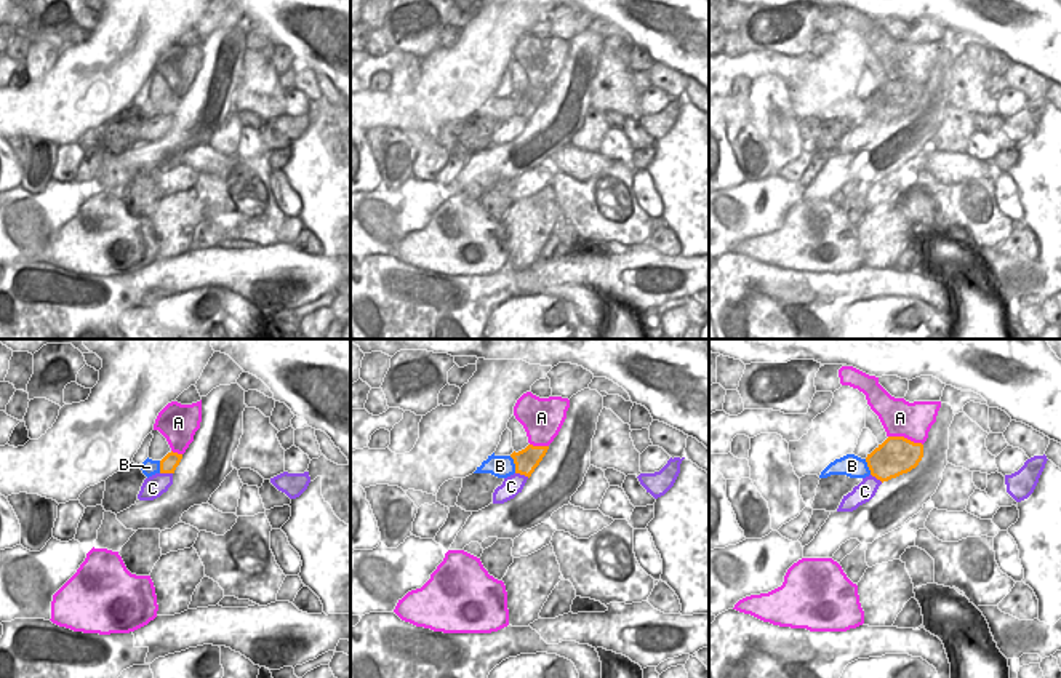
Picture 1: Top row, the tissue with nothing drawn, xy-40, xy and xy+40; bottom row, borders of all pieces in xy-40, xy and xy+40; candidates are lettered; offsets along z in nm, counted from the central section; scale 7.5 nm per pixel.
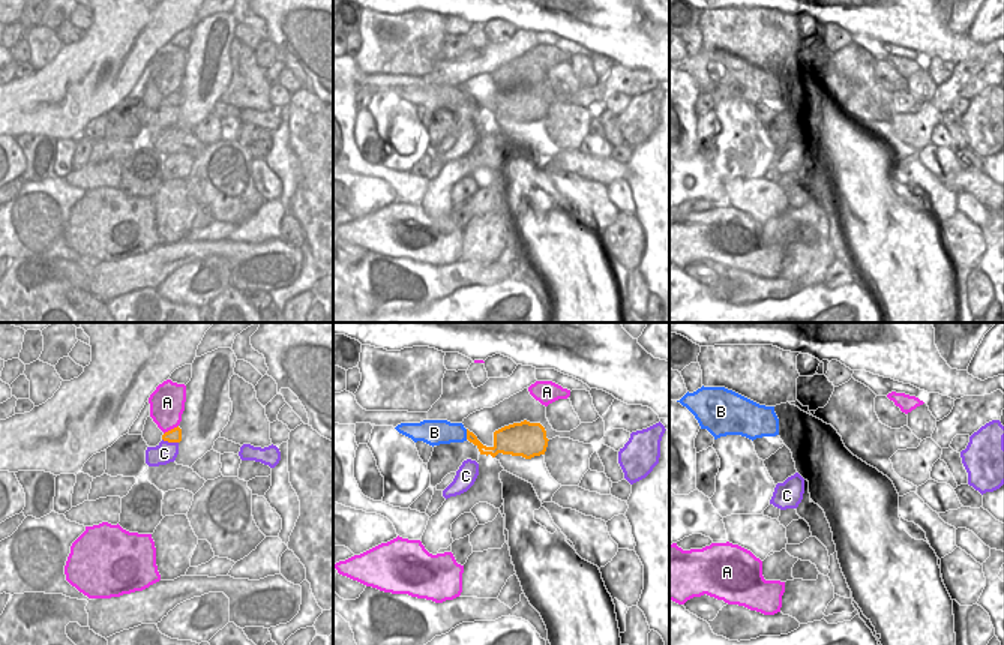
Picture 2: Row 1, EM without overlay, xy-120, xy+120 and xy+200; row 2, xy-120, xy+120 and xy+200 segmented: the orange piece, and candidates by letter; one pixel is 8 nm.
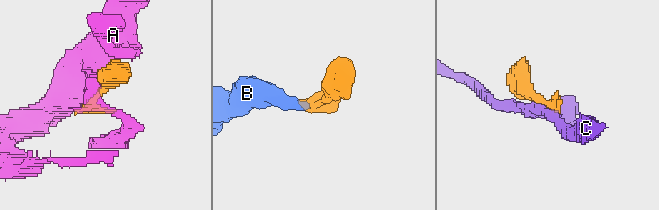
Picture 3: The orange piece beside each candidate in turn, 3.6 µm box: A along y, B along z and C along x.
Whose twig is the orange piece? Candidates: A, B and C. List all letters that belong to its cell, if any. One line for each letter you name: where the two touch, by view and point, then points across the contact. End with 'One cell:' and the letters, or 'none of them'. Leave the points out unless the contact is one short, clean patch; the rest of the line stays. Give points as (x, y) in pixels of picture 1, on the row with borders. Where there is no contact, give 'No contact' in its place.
B: Touches orange at xy (514, 462). Path across: xy (525, 461), (514, 462), (500, 466)
One cell: B

